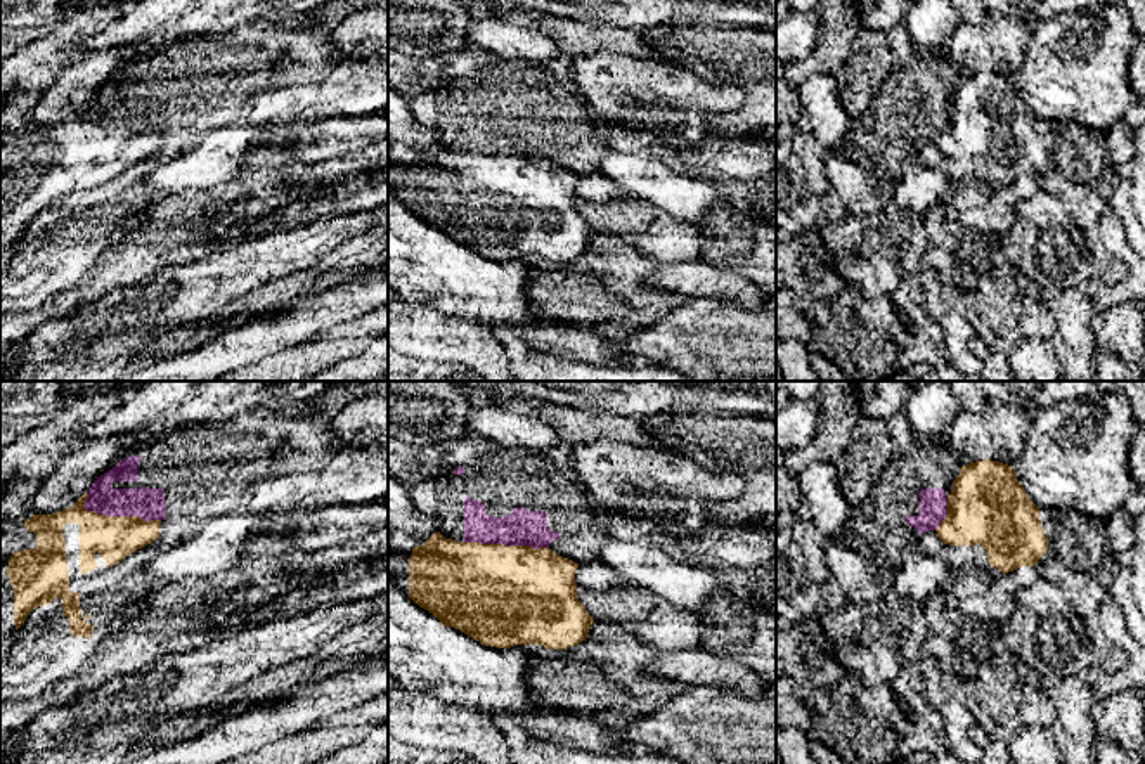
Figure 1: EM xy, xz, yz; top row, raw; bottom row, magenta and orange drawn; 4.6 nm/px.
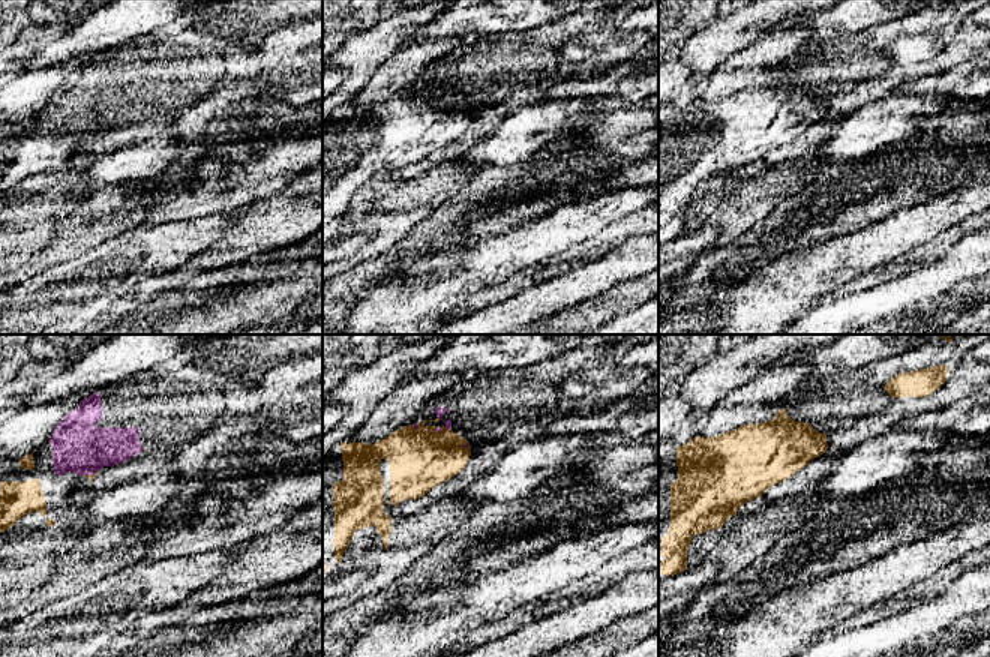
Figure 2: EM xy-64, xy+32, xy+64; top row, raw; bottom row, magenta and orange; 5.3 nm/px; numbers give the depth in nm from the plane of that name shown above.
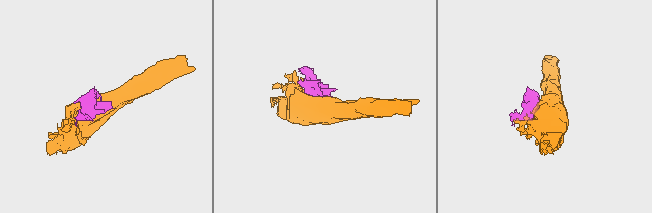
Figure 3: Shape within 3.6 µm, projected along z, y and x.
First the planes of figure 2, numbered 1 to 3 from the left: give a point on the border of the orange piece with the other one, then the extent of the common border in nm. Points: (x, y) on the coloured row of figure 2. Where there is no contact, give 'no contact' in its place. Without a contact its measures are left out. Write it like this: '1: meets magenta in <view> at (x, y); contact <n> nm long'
1: meets magenta in xy-64 at (89, 474); contact 80 nm long
2: meets magenta in xy+32 at (441, 429); contact 100 nm long
3: no contact

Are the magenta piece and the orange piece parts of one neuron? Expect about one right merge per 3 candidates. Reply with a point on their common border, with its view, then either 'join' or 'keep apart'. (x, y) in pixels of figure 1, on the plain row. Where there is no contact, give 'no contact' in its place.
xy (115, 127) | keep apart

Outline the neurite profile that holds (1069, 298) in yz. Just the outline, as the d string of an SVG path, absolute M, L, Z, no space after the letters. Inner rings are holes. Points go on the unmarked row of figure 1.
M1077 230L1084 265L1072 267L1076 284L1060 291L1046 291L1046 300L1057 319L1057 329L1050 338L1060 360L1062 381L1093 381L1096 345L1090 329L1096 310L1083 291L1083 281L1090 275L1088 248L1083 230Z

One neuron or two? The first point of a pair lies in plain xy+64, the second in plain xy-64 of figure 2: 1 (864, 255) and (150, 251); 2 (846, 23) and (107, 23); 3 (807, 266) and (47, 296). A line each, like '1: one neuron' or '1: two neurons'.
1: one neuron
2: one neuron
3: one neuron

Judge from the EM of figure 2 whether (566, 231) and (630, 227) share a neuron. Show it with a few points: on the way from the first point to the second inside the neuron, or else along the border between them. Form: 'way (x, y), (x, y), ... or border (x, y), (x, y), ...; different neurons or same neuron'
border (642, 207), (614, 222); different neurons

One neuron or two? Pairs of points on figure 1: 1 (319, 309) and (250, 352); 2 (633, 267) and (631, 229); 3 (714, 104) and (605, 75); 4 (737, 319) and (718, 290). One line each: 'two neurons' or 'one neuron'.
1: one neuron
2: two neurons
3: one neuron
4: two neurons

